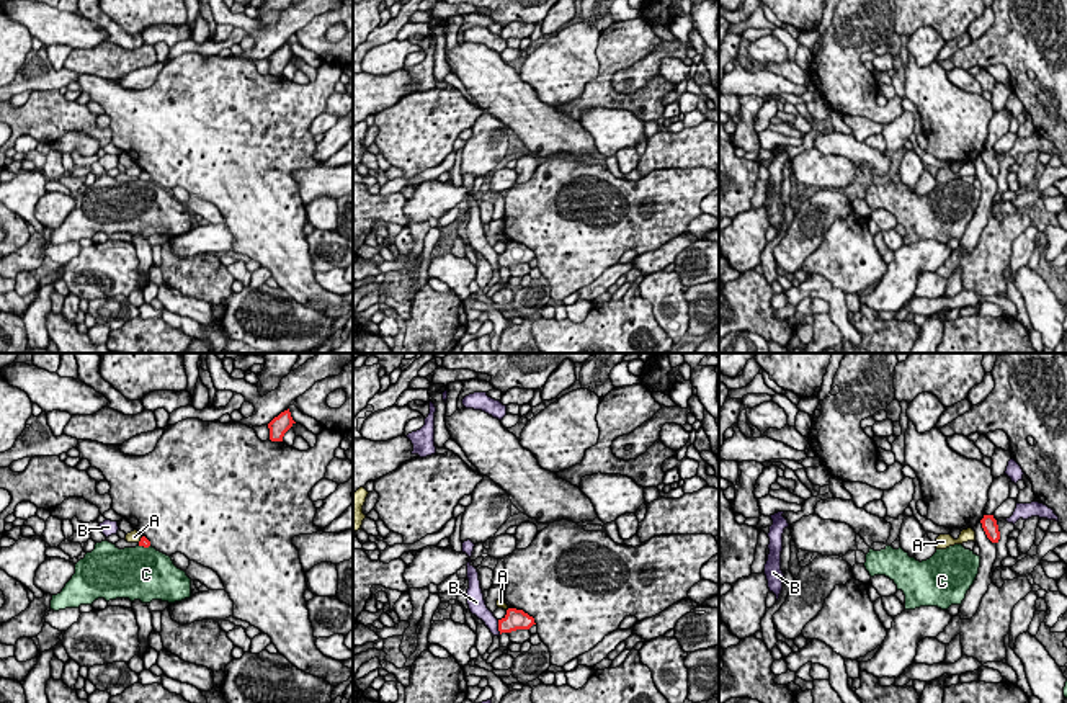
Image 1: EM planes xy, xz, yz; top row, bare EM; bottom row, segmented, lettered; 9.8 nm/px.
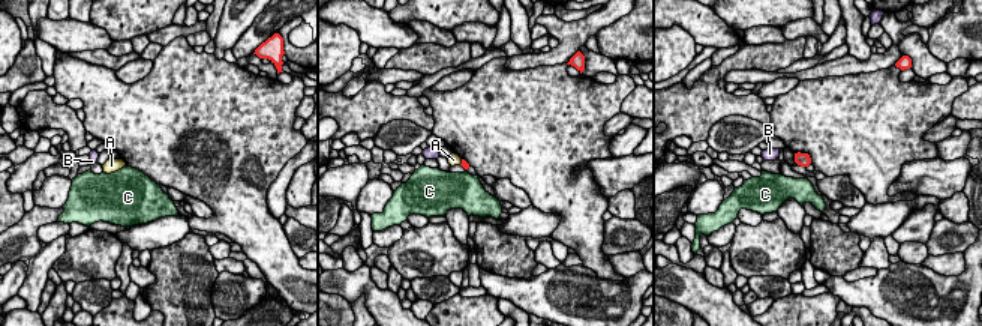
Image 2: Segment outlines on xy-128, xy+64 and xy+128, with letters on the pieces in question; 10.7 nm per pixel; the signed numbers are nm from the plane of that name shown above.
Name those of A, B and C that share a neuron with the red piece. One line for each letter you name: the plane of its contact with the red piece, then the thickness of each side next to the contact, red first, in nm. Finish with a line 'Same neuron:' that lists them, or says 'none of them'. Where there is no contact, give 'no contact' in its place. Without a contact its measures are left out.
Same neuron: none of them

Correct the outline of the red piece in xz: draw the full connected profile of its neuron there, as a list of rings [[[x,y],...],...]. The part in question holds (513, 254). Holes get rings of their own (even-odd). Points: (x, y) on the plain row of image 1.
[[[508,242],[507,249],[498,253],[498,265],[511,266],[516,263],[529,263],[534,257],[534,252],[525,247],[523,244]]]

